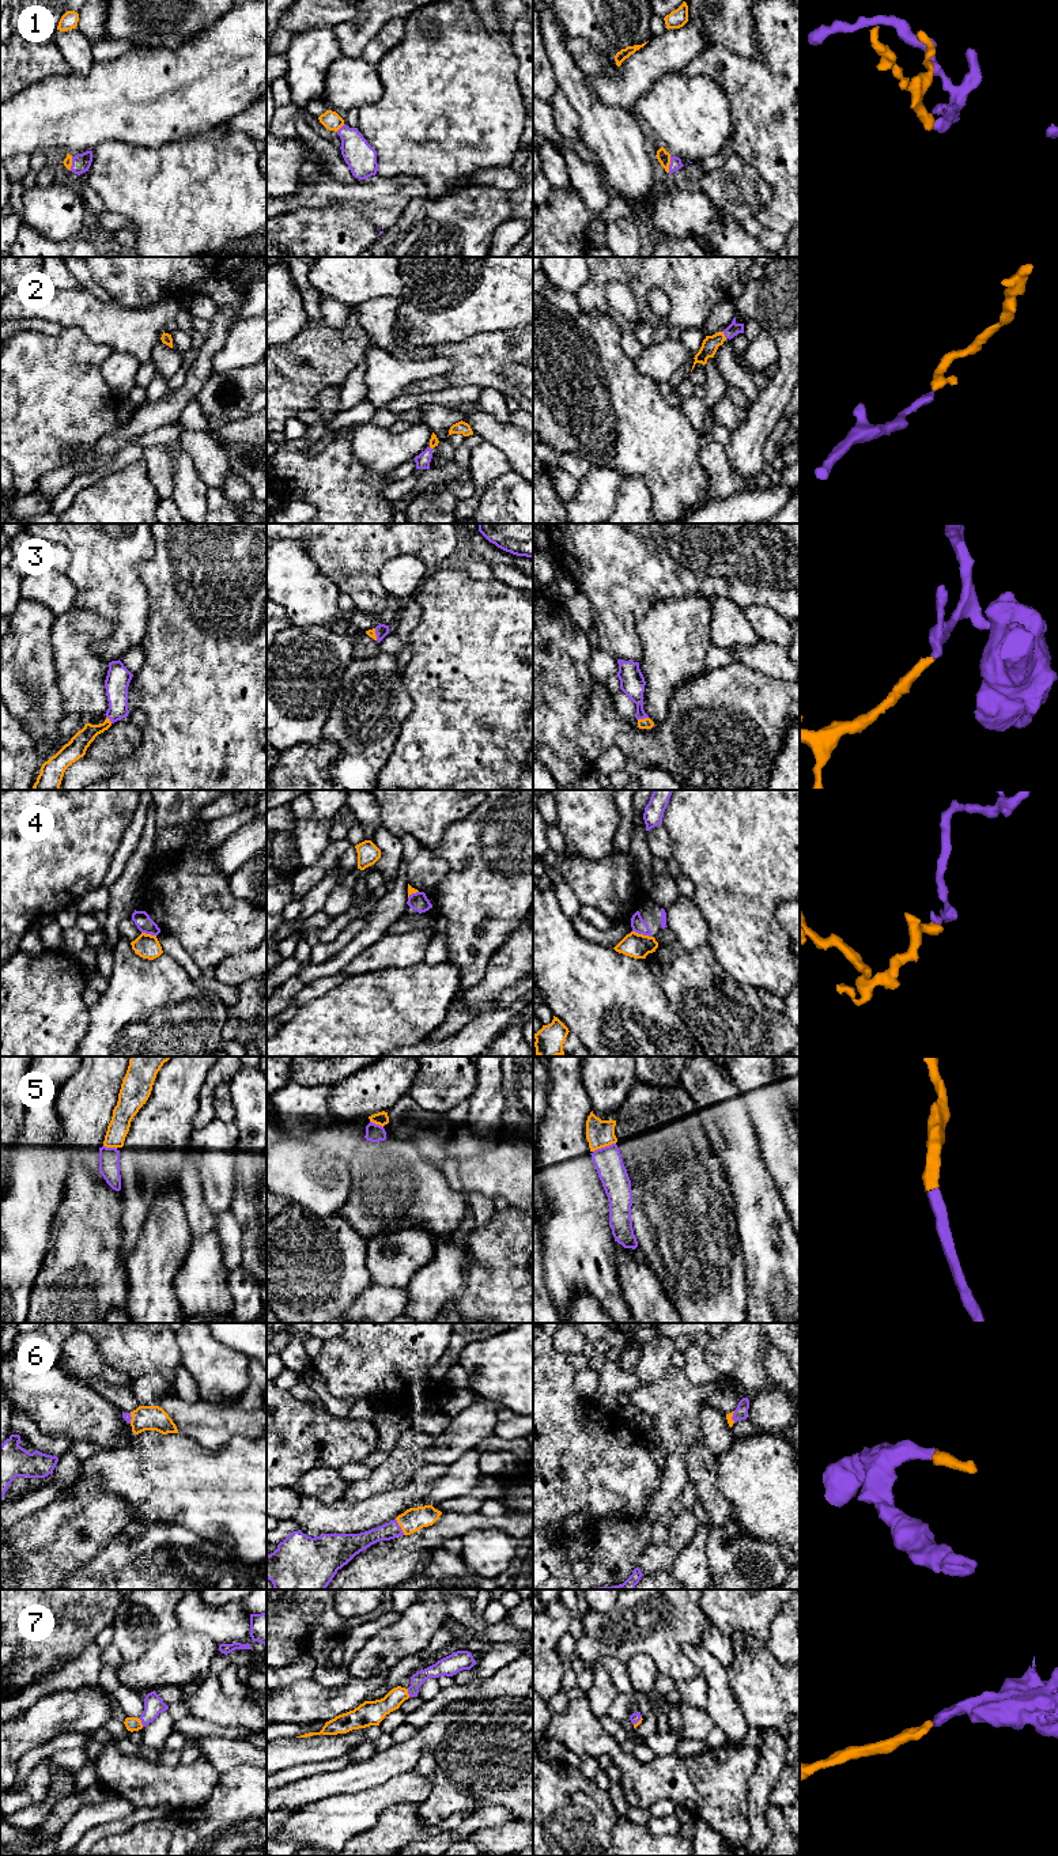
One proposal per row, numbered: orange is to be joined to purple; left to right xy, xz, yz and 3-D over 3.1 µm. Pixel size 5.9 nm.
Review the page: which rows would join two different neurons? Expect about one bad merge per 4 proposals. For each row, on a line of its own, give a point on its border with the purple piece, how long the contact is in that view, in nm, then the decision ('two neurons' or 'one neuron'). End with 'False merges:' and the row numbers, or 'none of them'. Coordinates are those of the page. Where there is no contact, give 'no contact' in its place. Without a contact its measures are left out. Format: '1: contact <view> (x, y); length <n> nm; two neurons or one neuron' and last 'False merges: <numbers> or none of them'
1: contact yz (671, 163); length 110 nm; one neuron
2: contact yz (724, 333); length 50 nm; one neuron
3: contact yz (642, 718); length 70 nm; one neuron
4: contact yz (642, 933); length 130 nm; two neurons
5: contact yz (605, 1146); length 150 nm; one neuron
6: contact xz (400, 1527); length 110 nm; one neuron
7: contact xy (142, 1723); length 50 nm; one neuron
False merges: 4

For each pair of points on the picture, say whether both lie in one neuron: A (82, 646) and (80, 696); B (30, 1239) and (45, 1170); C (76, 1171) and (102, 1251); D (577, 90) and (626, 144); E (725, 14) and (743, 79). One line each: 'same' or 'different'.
A: same
B: same
C: same
D: same
E: different

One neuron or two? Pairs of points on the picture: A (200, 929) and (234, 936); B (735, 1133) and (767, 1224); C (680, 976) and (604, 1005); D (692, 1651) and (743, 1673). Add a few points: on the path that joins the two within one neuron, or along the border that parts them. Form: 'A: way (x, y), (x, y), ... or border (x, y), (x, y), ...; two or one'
A: way (208, 929), (226, 929); one
B: way (741, 1156), (759, 1201); one
C: border (645, 959), (649, 971), (673, 1013); two
D: border (726, 1666), (729, 1688), (735, 1697); two

